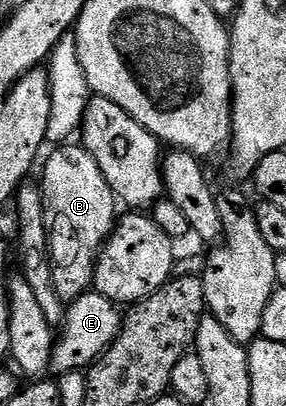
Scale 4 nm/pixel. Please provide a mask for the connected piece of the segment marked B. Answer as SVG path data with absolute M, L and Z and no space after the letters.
M63 144L47 158L43 166L43 174L47 178L55 178L55 206L53 202L53 221L49 226L49 241L52 255L67 254L67 258L58 259L55 268L55 290L59 299L65 304L76 302L82 294L92 289L95 280L95 263L99 260L99 251L111 236L117 221L115 206L117 199L109 188L105 176L101 176L101 168L97 168L97 160L82 145Z

